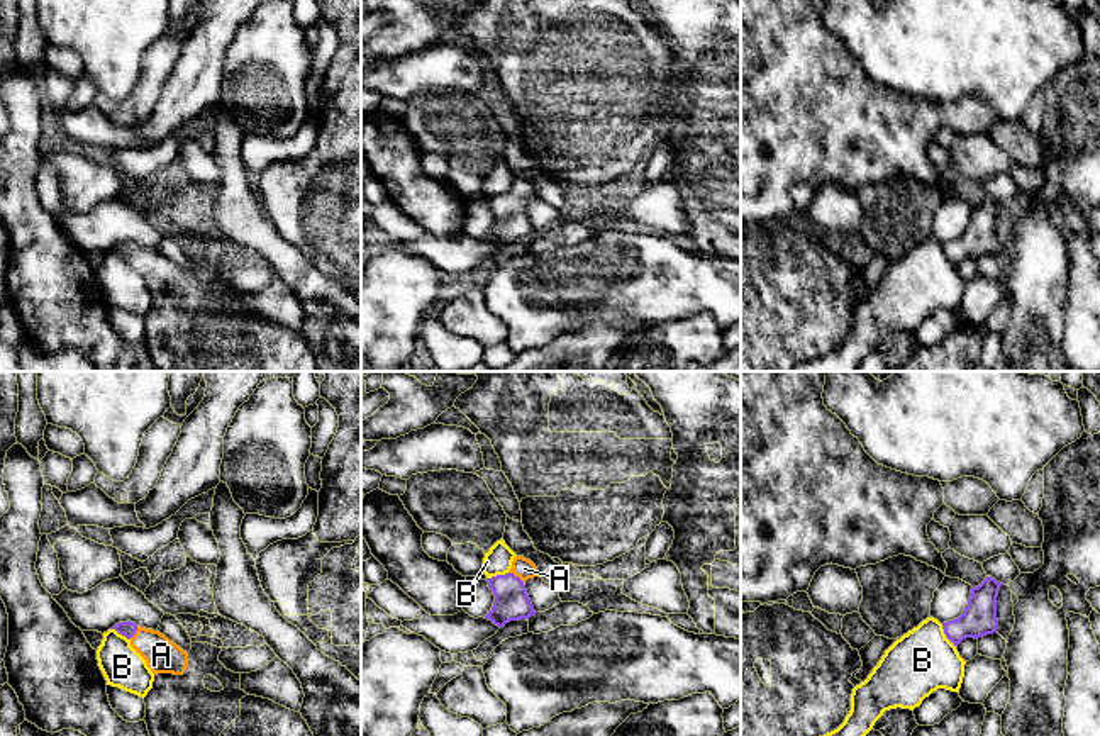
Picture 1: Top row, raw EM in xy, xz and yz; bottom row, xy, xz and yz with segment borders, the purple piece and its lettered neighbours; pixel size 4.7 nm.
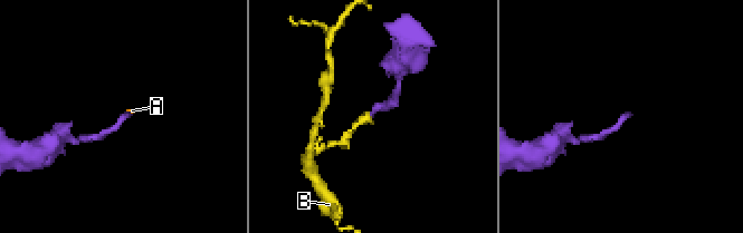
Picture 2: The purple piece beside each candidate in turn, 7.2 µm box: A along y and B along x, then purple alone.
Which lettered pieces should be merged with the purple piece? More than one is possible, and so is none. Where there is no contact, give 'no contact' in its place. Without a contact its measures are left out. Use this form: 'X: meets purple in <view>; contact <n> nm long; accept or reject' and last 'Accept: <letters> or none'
A: meets purple in xz; contact 90 nm long; accept
B: meets purple in yz; contact 130 nm long; reject
Accept: A

